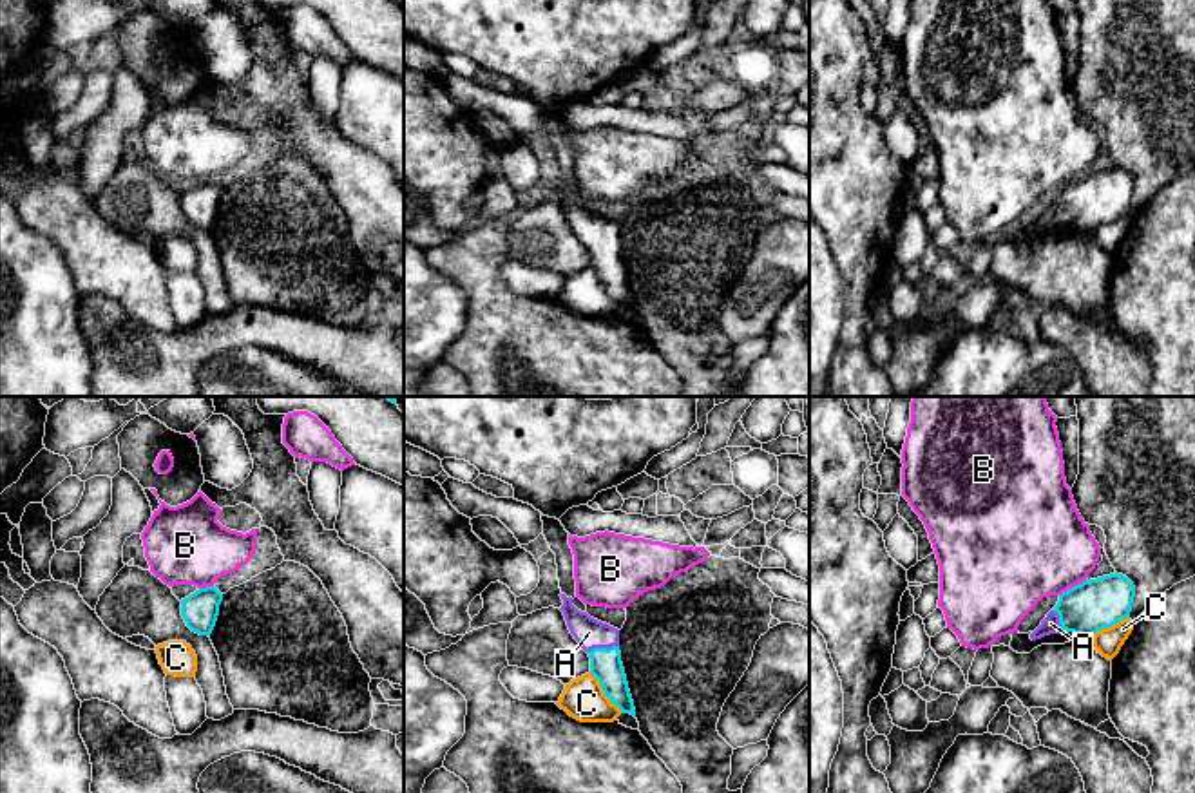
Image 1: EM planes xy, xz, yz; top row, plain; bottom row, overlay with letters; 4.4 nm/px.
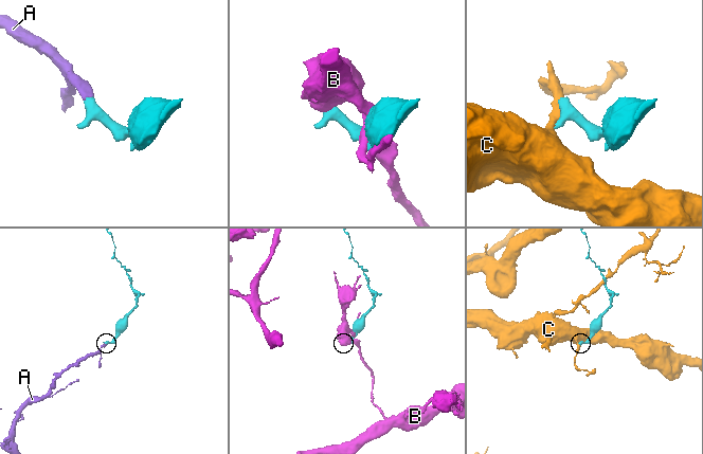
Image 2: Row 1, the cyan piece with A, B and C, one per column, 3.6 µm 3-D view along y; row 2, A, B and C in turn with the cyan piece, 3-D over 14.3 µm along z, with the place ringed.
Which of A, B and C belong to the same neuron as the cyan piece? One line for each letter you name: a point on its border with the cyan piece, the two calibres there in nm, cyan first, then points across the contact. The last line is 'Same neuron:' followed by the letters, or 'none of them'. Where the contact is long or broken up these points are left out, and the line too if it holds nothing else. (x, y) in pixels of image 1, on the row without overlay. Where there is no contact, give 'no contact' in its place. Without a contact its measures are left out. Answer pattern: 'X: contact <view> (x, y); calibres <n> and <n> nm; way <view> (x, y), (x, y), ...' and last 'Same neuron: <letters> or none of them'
A: contact xz (602, 243); calibres 140 and 140 nm; way xz (605, 259), (602, 243), (589, 227)
Same neuron: A

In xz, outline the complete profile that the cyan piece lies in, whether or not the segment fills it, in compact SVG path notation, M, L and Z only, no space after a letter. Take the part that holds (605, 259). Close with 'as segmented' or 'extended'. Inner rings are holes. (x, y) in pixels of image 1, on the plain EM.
M559 188L563 194L561 206L567 221L579 241L590 252L590 268L599 275L605 290L621 308L636 311L634 295L628 284L625 263L619 246L619 225L590 212L572 199L572 192Z | extended

